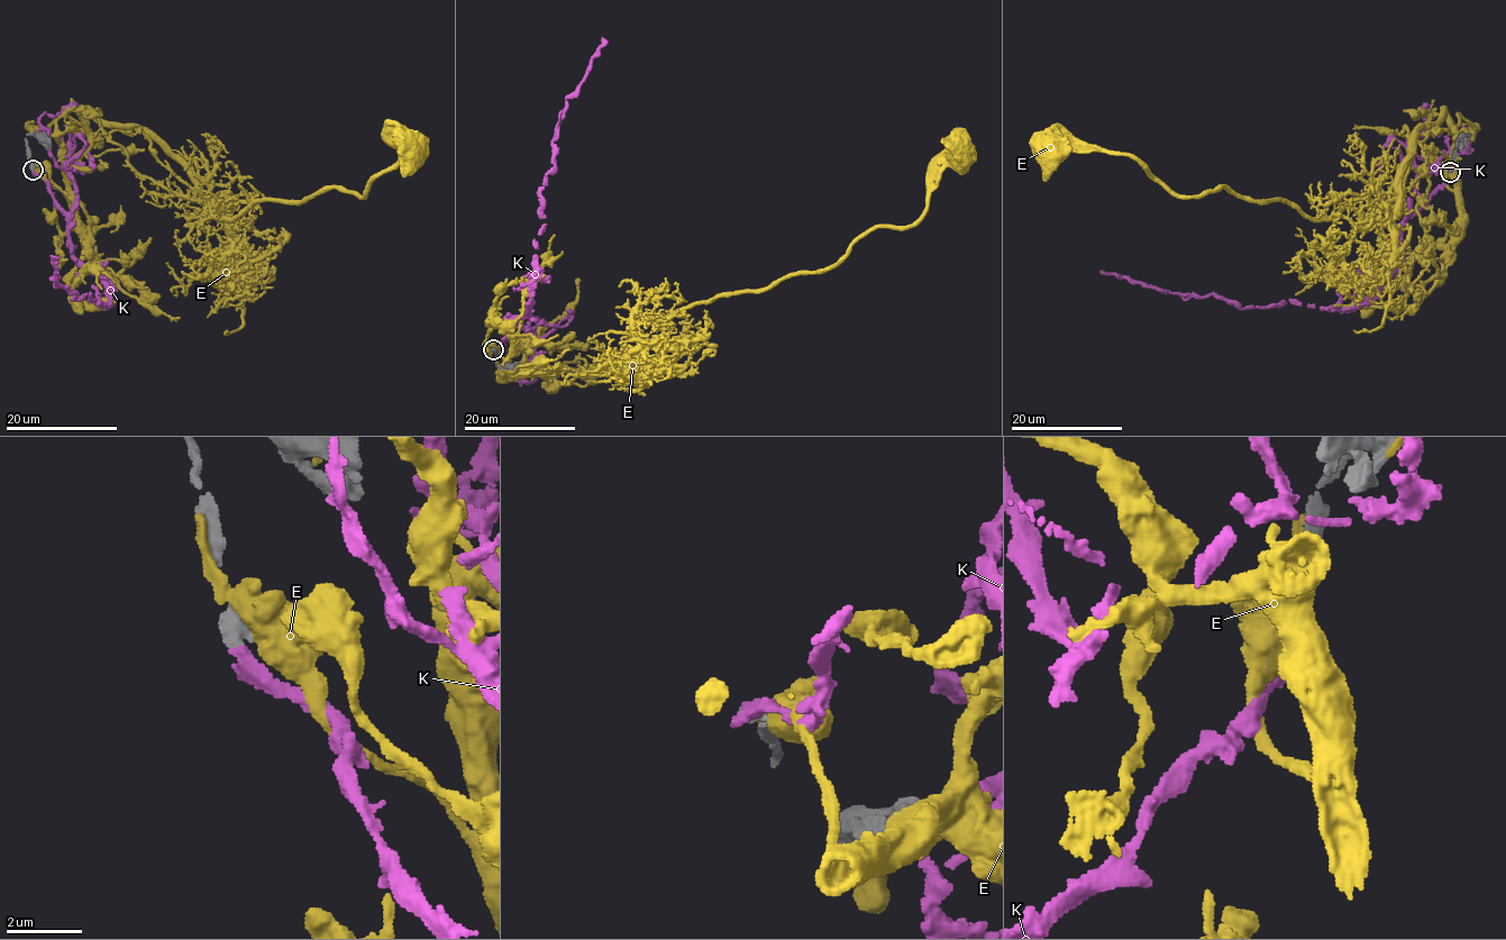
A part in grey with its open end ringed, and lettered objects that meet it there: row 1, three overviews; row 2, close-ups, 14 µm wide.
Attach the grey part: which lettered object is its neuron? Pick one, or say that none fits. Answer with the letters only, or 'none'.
K

